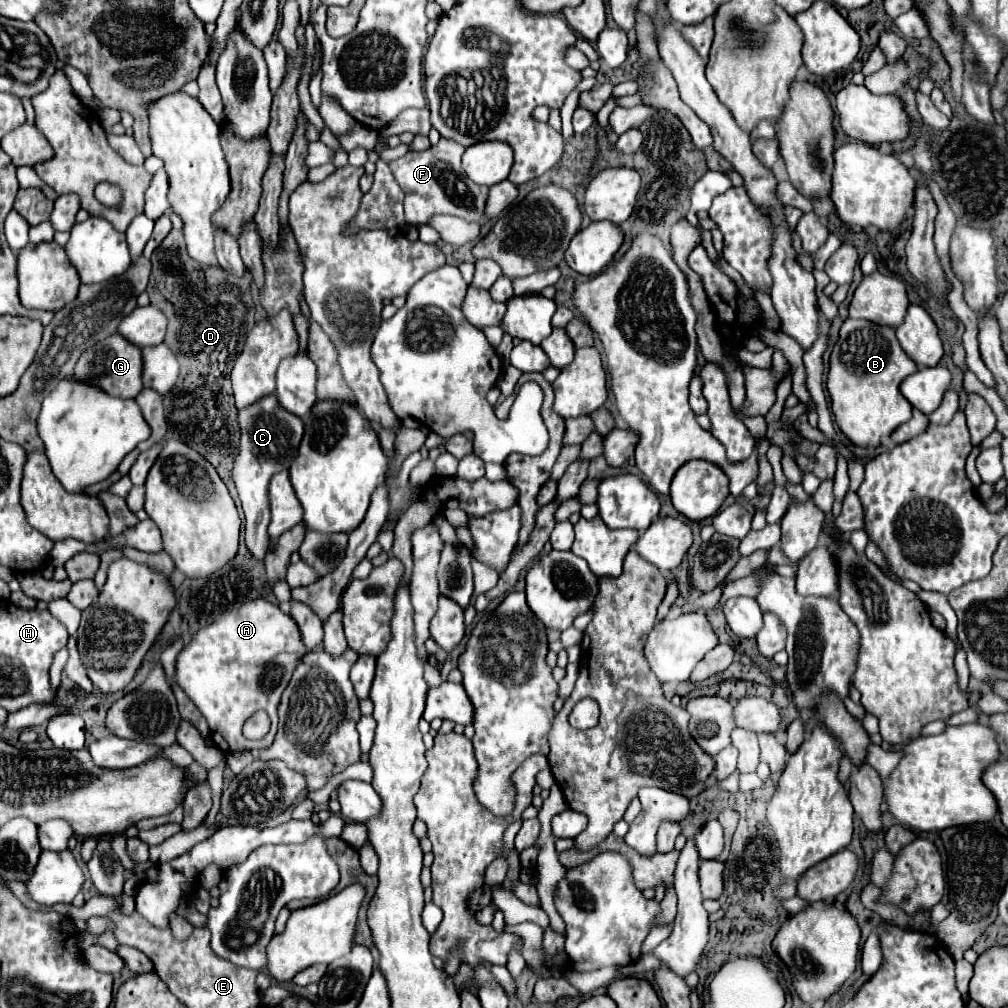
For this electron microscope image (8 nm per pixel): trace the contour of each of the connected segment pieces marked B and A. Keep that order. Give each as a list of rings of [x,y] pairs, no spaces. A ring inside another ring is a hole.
[[[845,319],[839,339],[831,351],[829,365],[831,367],[827,377],[827,391],[831,397],[831,411],[835,415],[835,423],[855,447],[879,447],[883,435],[891,435],[891,431],[911,419],[911,405],[899,393],[899,385],[907,375],[917,371],[917,365],[909,359],[909,355],[905,355],[905,351],[901,351],[901,345],[895,337],[895,329],[871,327],[865,319]]]
[[[259,597],[225,611],[225,615],[193,635],[177,657],[177,683],[207,719],[213,745],[219,751],[261,749],[273,743],[281,693],[305,653],[305,643],[301,643],[293,617],[283,613],[279,605]],[[257,709],[267,711],[271,729],[263,739],[249,741],[241,729]]]

